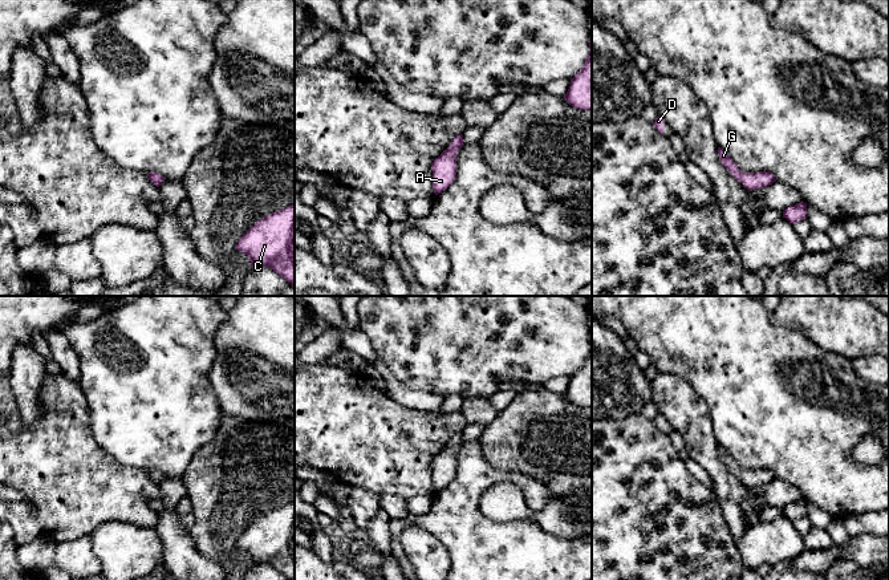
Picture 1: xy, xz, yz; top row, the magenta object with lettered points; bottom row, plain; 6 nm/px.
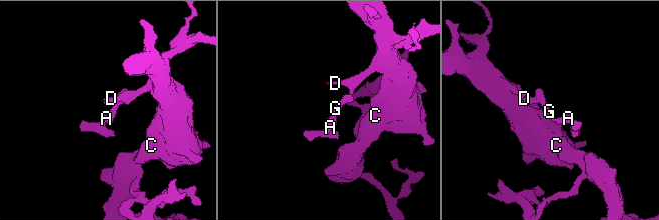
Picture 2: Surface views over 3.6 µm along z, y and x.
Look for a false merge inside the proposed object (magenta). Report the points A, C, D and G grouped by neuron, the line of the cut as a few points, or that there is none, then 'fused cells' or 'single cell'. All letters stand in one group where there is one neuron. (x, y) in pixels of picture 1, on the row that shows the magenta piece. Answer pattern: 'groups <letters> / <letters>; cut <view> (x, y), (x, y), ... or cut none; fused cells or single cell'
groups A C D G; cut none; single cell

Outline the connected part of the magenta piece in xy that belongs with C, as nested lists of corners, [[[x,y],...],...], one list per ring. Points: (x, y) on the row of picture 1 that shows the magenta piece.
[[[295,203],[257,220],[239,239],[235,250],[245,254],[253,267],[269,267],[295,285]]]

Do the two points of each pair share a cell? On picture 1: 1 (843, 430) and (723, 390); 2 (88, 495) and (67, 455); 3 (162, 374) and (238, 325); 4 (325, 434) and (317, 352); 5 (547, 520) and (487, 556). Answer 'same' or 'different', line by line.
1: same
2: same
3: different
4: different
5: different

